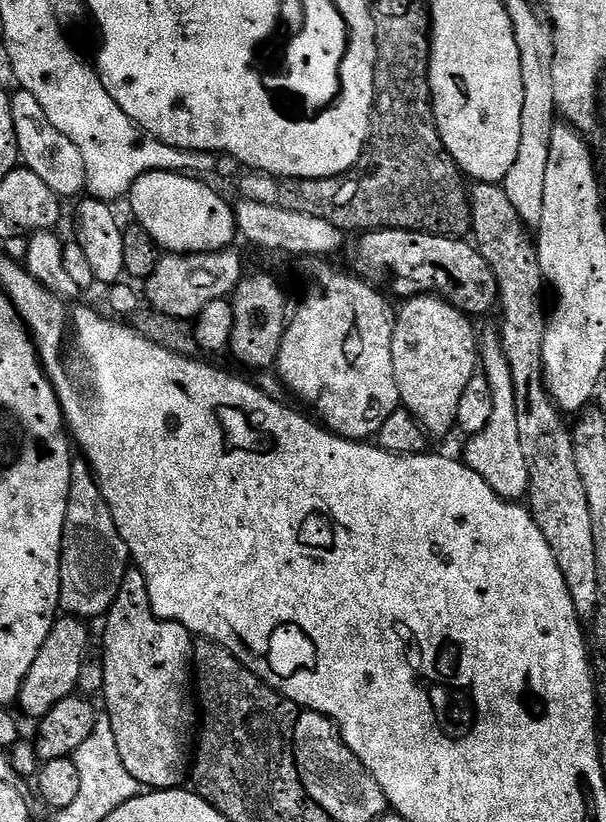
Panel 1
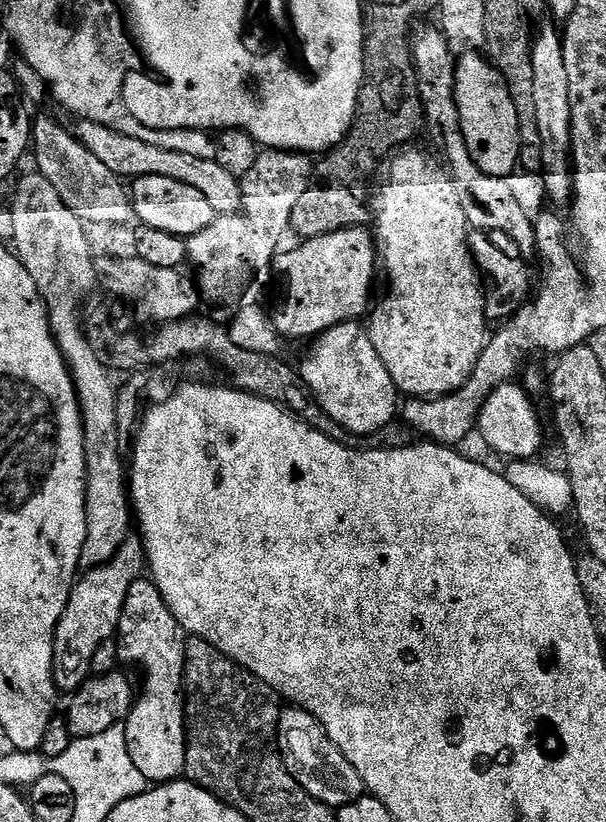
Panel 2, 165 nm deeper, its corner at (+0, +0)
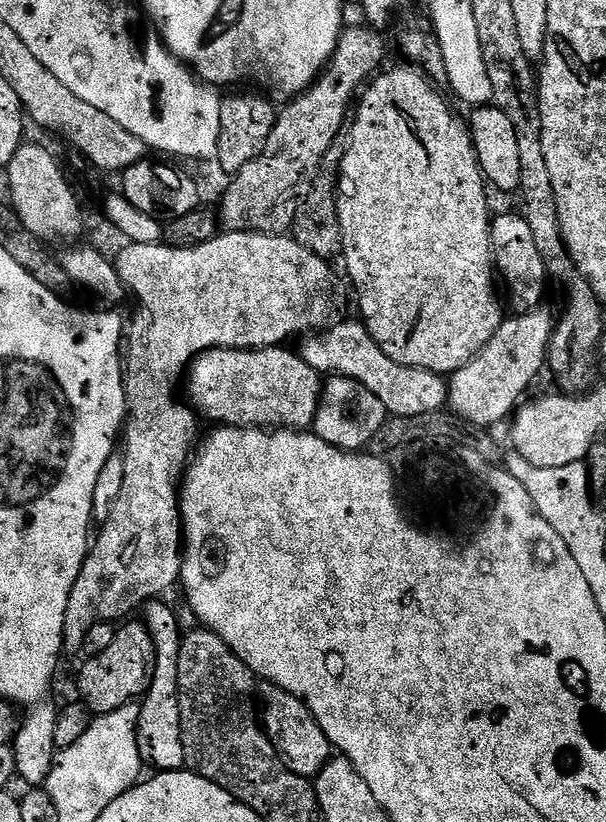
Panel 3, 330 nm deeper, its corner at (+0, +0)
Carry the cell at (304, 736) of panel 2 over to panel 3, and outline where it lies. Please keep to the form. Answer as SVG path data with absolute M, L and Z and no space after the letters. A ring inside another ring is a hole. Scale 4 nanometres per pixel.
M268 686L265 689L265 692L264 689L262 692L262 727L264 733L270 738L270 742L275 746L277 753L284 757L286 766L290 770L294 770L294 774L315 778L328 765L329 760L333 759L334 749L331 742L326 738L322 726L318 726L318 722L312 716L312 711L304 705L303 700L281 688Z

